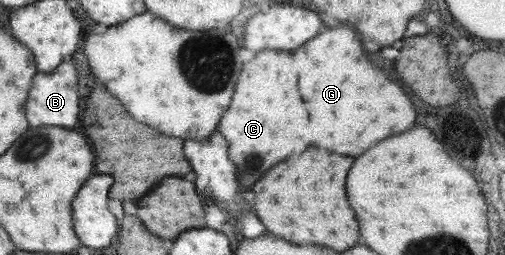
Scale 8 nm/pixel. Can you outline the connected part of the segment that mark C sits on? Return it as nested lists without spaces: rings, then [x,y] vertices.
[[[263,50],[245,62],[231,104],[221,115],[216,131],[227,142],[228,158],[236,168],[241,190],[249,188],[279,160],[311,146],[311,120],[307,120],[307,108],[299,100],[299,64],[295,64],[295,52]]]

